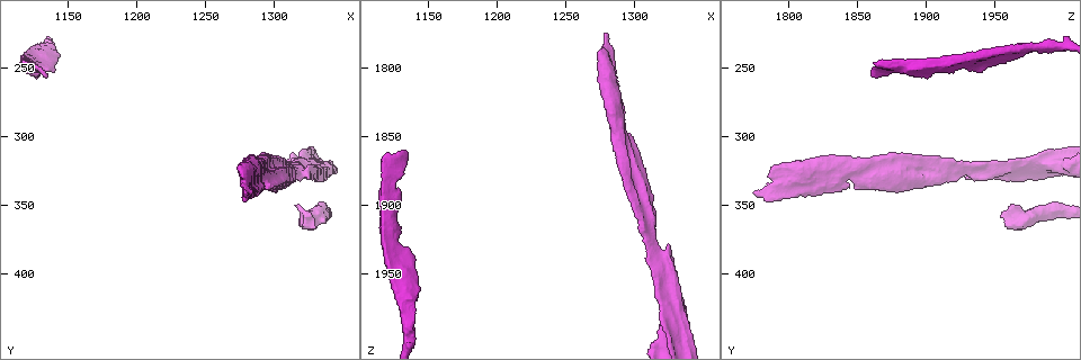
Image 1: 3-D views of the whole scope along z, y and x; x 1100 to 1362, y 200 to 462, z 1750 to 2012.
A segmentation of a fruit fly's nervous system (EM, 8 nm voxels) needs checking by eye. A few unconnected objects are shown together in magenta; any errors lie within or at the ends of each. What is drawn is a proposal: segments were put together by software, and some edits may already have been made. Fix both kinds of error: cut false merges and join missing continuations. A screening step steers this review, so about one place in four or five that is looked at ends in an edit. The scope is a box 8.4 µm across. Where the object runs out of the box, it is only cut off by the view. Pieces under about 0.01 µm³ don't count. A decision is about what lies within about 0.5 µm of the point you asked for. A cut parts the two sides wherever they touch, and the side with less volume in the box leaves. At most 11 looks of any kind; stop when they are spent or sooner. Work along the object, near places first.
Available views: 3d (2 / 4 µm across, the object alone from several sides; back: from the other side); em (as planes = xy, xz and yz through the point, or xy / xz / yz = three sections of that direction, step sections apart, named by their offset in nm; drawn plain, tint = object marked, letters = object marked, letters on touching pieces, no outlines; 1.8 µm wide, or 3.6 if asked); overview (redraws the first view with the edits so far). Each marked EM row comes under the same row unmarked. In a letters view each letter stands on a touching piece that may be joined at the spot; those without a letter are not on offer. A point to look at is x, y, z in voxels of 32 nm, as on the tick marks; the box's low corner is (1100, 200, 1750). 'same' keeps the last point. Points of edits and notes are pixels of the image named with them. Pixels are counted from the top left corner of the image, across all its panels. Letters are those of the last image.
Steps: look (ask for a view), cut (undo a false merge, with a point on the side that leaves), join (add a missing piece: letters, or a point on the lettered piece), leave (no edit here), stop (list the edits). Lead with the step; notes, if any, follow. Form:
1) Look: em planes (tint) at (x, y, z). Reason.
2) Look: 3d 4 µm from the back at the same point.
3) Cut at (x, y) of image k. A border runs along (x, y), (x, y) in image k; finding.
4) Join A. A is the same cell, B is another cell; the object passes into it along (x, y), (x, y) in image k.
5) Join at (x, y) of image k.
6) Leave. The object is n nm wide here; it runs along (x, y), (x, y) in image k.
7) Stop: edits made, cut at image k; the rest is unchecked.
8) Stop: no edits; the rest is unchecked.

Look: 3d 2 µm at (1120, 250, 1876).

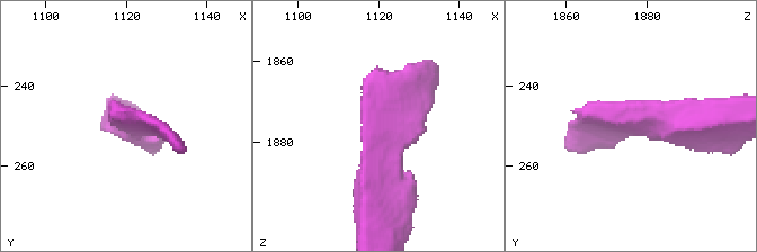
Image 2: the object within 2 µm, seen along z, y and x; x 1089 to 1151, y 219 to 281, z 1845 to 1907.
Look: em xz step 8 (letters) at (1120, 248, 1877). Now the EM.

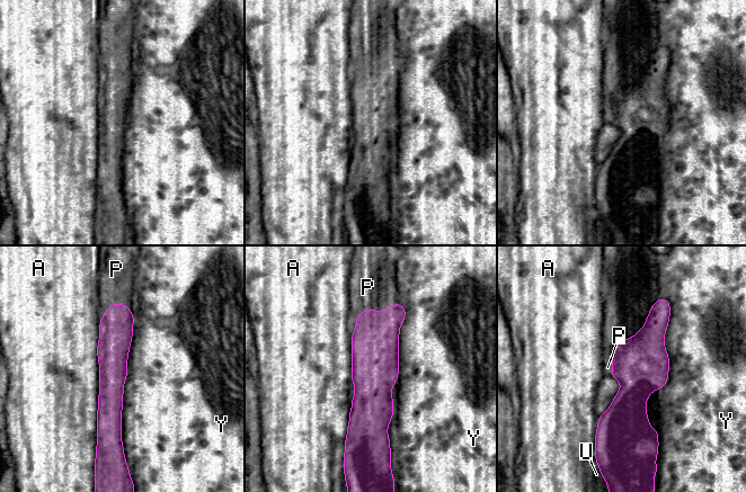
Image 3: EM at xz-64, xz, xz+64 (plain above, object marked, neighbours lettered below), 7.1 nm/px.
Join at (367, 287) of image 3. The object is 220 nm wide here; P is the same cell, A, U and Y are other cells; the object passes into it along (375, 339), (367, 307), (367, 287) in image 3; the neuron continues.

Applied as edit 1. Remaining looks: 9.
Look: em 3.6 µm yz step 4 (tint) at (1138, 250, 1936). Free end.

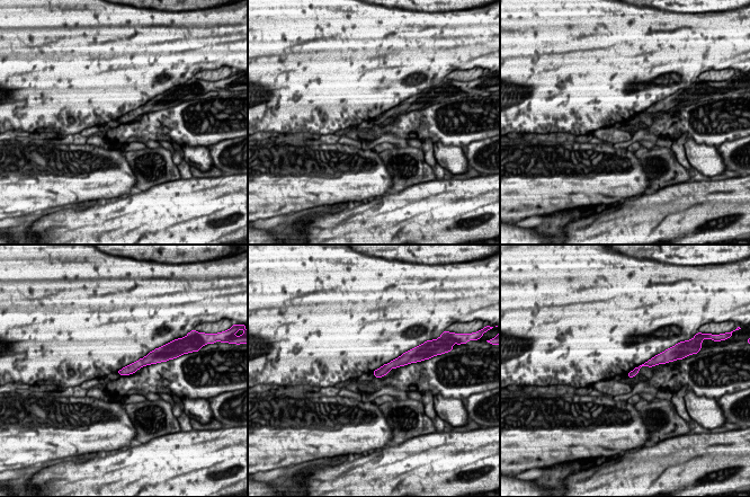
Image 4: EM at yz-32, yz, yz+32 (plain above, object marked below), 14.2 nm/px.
Look: em 3.6 µm planes (letters) at the same point. Cut it another way.

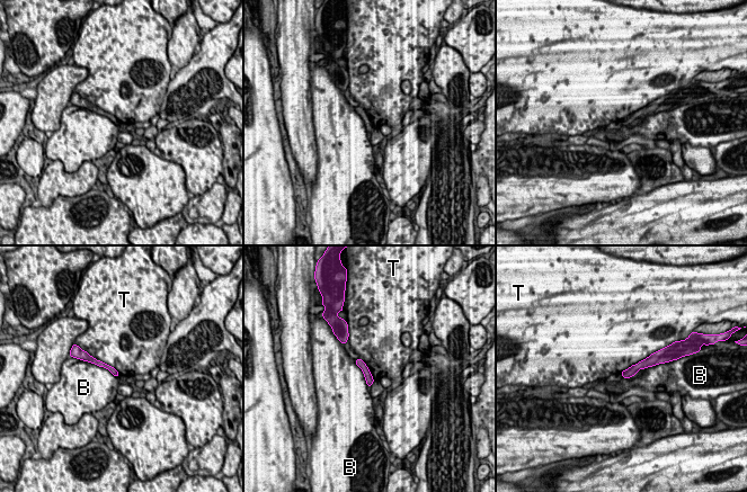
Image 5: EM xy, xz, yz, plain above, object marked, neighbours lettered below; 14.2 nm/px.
Leave. B and T are other cells; it runs along (87, 358), (107, 366), (117, 374) in image 5; none of them fits.

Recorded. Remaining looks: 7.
Look: 3d 4 µm at (1292, 340, 1834). Branch stops here.

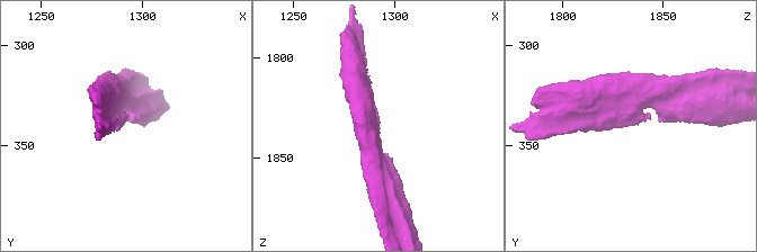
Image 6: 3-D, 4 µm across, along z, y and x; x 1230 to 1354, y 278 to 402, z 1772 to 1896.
Look: em planes (letters) at (1291, 340, 1834).

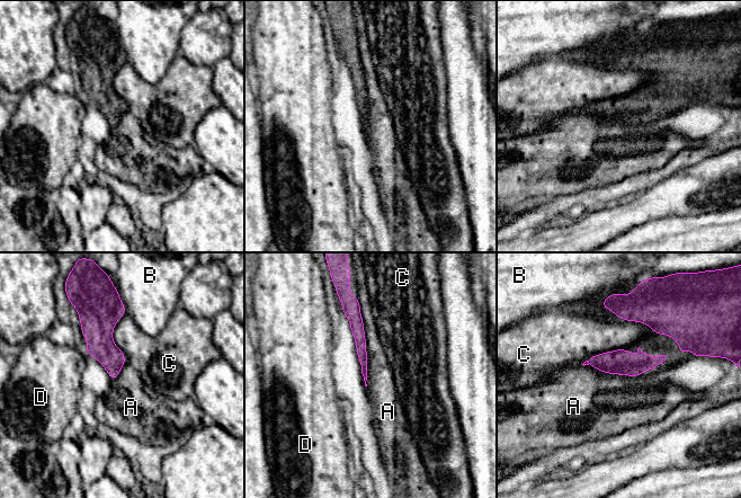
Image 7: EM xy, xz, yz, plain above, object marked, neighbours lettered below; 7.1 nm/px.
Leave. The longest contact is with A, 550 nm; A, B, C and D are other cells; no lettered piece goes on from it.

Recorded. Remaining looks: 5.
Look: em planes (tint) at (1314, 326, 1930). Thin neck.

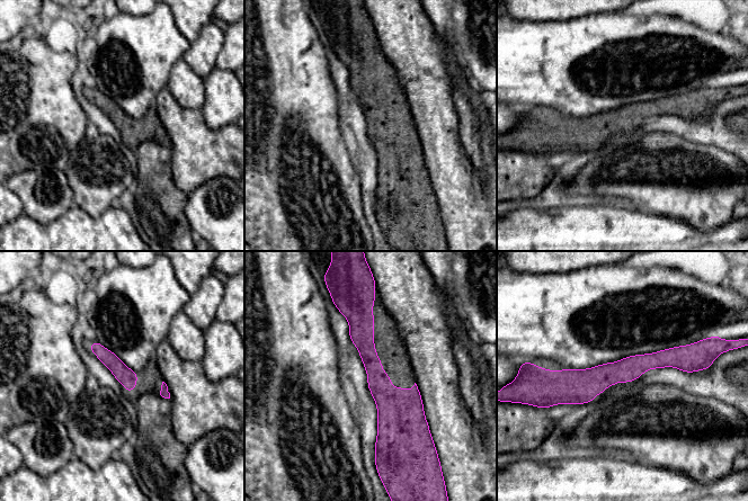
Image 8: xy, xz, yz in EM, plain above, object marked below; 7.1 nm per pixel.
Look: em planes (letters) at the same point.

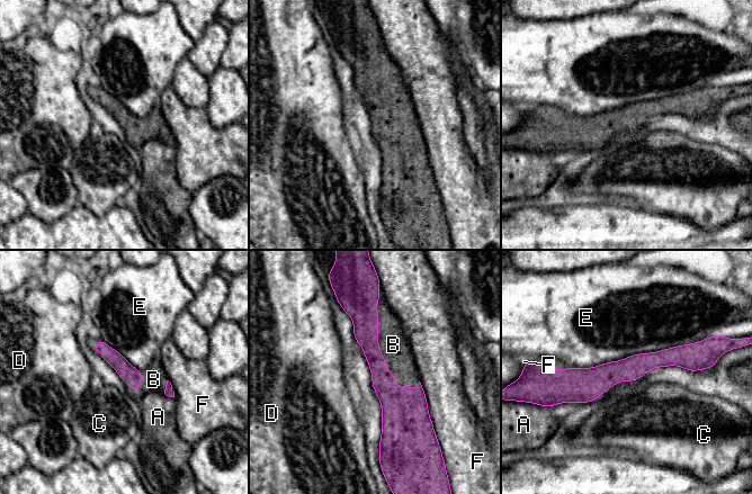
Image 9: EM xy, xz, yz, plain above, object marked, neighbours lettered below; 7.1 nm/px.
Join at (393, 344) of image 9. The object is 130 nm wide here; B is the same cell, A, C, D, E and F are other cells; the object passes into it along (366, 326), (383, 357), (393, 344) in image 9; the neuron continues.

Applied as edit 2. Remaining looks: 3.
Stop: edits made, join at image 3, join at image 9; the rest is unchecked.

